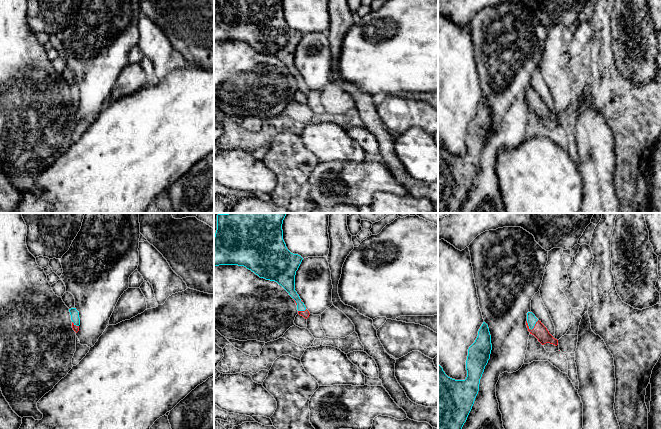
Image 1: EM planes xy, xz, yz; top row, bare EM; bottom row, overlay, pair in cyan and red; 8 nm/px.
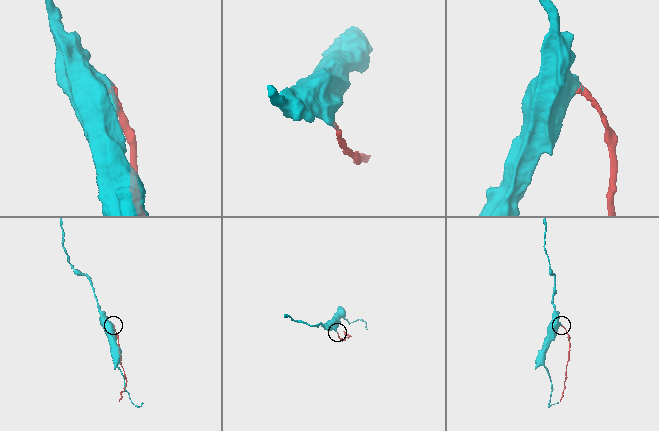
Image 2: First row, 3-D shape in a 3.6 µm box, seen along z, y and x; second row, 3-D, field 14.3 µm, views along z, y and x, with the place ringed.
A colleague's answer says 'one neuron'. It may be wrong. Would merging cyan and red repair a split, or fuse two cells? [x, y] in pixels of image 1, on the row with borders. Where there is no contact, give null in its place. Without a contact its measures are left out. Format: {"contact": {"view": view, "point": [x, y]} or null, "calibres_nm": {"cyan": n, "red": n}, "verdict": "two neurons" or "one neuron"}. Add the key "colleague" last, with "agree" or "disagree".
{"contact": {"view": "yz", "point": [534, 325]}, "calibres_nm": {"cyan": 80, "red": 110}, "verdict": "one neuron", "colleague": "agree"}

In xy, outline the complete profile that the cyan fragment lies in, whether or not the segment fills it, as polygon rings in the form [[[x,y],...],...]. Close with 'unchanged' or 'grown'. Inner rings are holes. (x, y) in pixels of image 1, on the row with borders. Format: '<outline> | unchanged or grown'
[[[76,308],[69,309],[69,312],[72,320],[72,328],[77,333],[80,325],[79,312],[76,310]]] | grown

